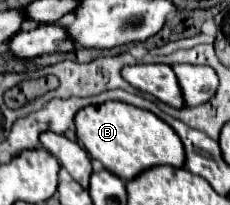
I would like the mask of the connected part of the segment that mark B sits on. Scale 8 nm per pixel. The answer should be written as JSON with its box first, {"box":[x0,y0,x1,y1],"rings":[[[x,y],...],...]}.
{"box":[76,102,186,180],"rings":[[[104,102],[100,106],[88,106],[88,108],[80,110],[76,114],[76,134],[78,134],[78,140],[84,144],[84,148],[88,150],[88,154],[94,160],[100,160],[106,170],[110,170],[112,174],[116,174],[122,180],[132,180],[138,174],[142,174],[144,170],[162,166],[162,164],[182,168],[184,160],[186,160],[182,140],[164,120],[160,120],[150,110],[142,110],[142,108],[136,108],[126,102]]]}

